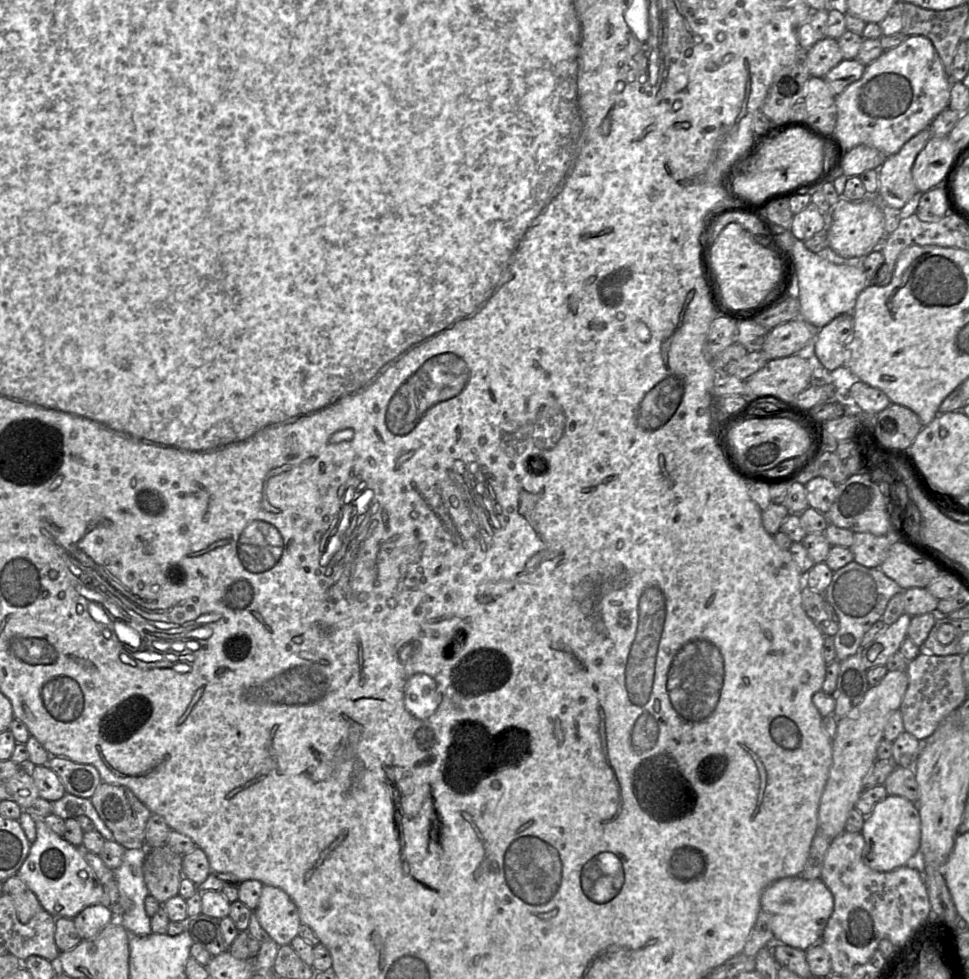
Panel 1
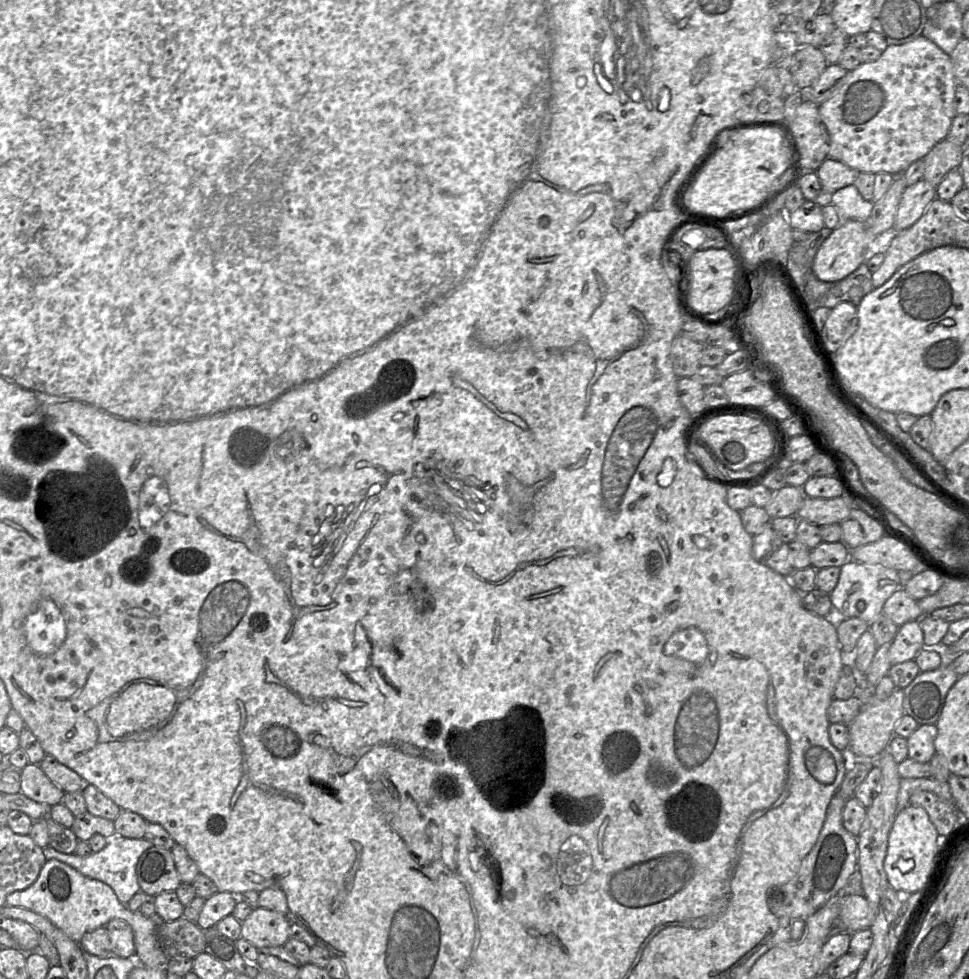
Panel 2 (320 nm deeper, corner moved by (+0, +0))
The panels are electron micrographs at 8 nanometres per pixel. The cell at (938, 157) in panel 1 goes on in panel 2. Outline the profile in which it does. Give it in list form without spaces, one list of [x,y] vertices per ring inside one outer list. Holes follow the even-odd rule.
[[[924,179],[905,188],[896,213],[893,230],[911,227],[936,197],[936,187]]]

